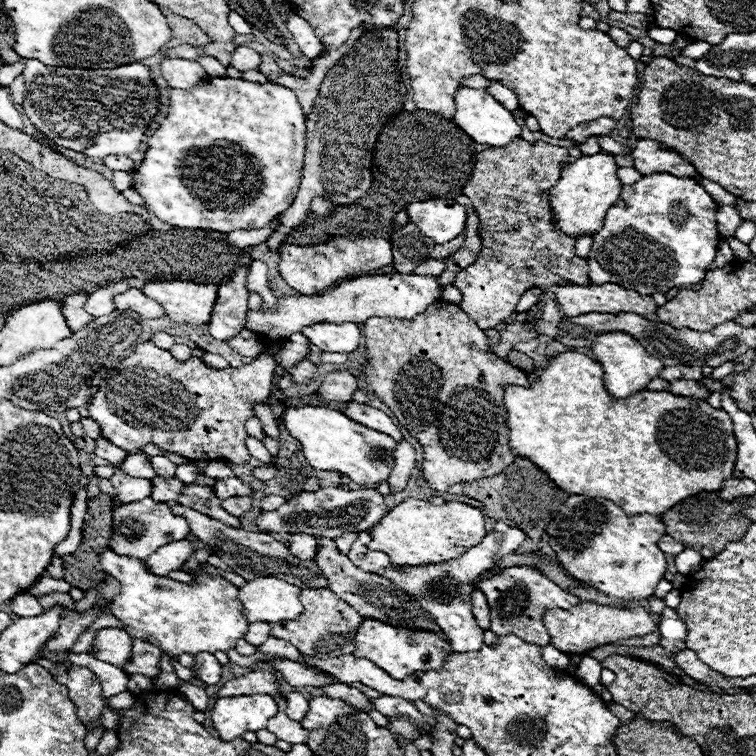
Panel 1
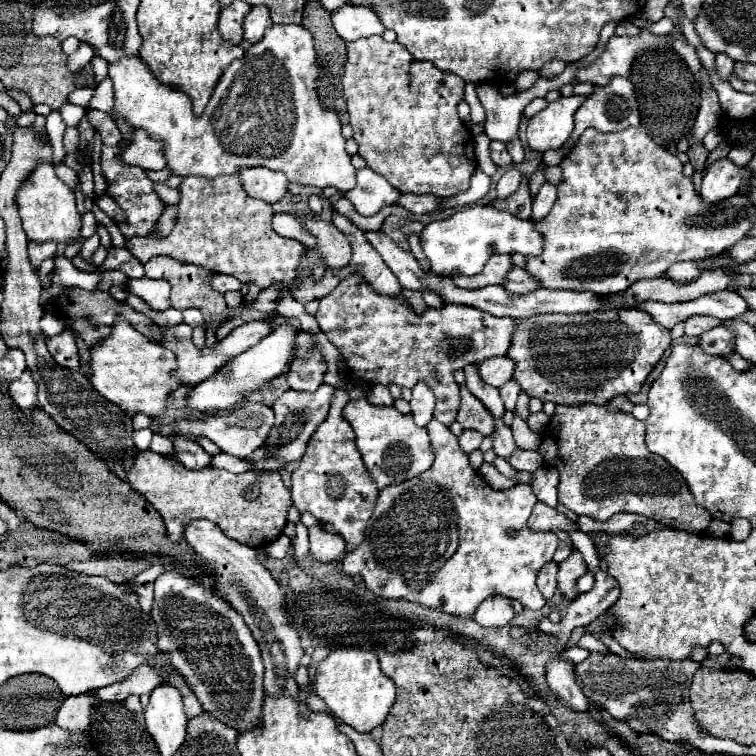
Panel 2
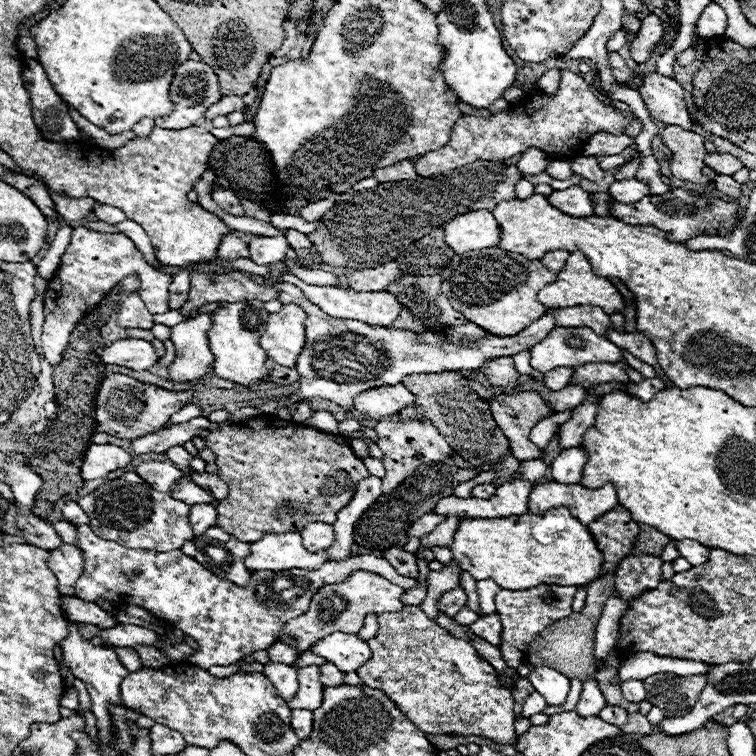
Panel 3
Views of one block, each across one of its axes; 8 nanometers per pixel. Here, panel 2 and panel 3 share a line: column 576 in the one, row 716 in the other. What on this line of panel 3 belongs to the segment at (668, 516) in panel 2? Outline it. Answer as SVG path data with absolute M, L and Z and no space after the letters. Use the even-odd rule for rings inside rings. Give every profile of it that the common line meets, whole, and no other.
M404 606L400 612L382 612L382 614L378 614L378 634L376 634L376 638L368 640L368 644L372 648L372 656L370 656L368 664L364 664L364 666L360 666L356 670L362 684L368 684L372 688L380 688L382 692L386 692L386 696L392 702L396 702L398 708L404 712L404 716L408 716L408 720L412 720L412 724L416 724L416 728L420 728L422 732L426 732L426 734L448 734L448 736L480 736L480 738L486 738L486 740L494 742L498 748L502 748L504 744L514 744L516 742L514 696L512 696L512 692L508 688L500 686L500 682L496 678L496 670L476 652L476 648L468 640L460 640L460 638L454 638L452 634L448 634L436 622L428 620L428 616L418 606Z

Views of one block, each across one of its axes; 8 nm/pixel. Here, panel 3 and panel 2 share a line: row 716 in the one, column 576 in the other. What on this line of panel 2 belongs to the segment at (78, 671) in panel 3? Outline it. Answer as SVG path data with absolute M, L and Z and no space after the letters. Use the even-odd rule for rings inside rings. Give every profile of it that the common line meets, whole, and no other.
M560 96L542 112L528 120L528 148L544 154L552 148L562 148L574 130L574 112L584 102L584 96Z

